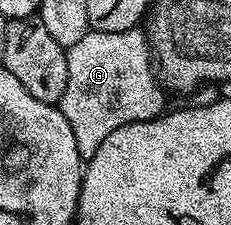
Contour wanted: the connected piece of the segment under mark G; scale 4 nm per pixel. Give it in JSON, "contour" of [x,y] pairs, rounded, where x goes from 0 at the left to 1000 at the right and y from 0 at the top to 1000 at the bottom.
{"contour":[[[619,124],[537,142],[385,133],[290,213],[286,244],[290,369],[251,480],[320,587],[359,711],[398,702],[459,604],[511,564],[641,538],[714,489],[719,413],[671,316],[654,200]]]}

